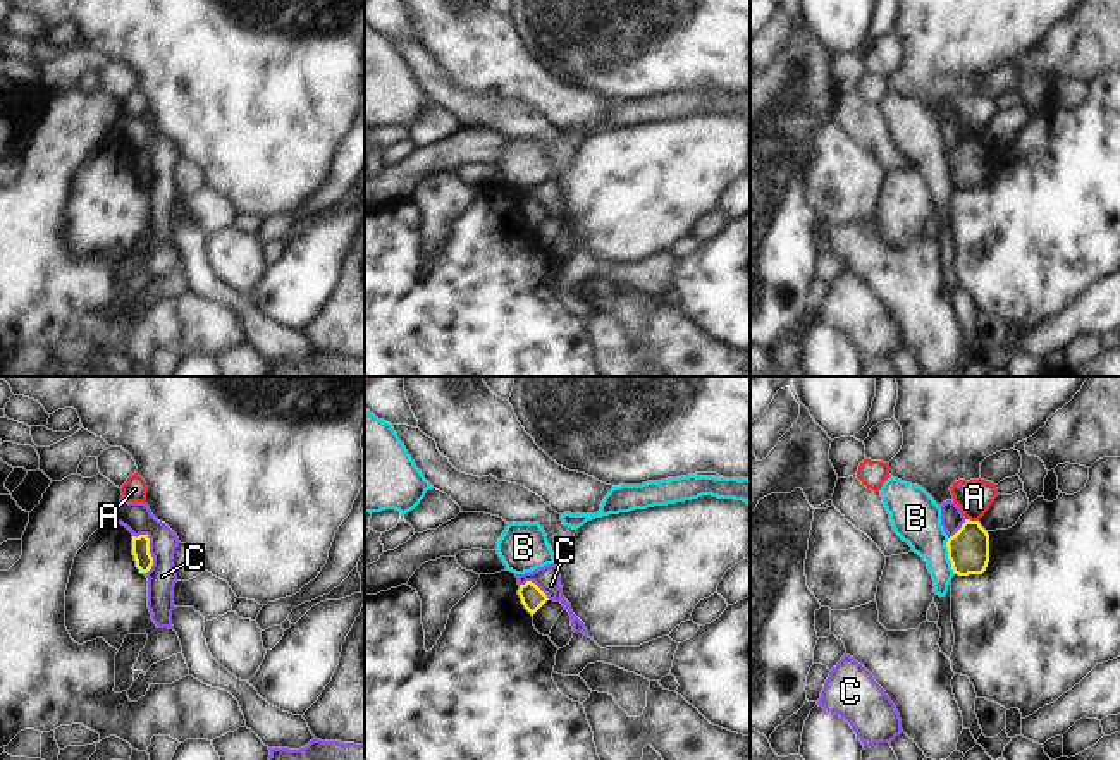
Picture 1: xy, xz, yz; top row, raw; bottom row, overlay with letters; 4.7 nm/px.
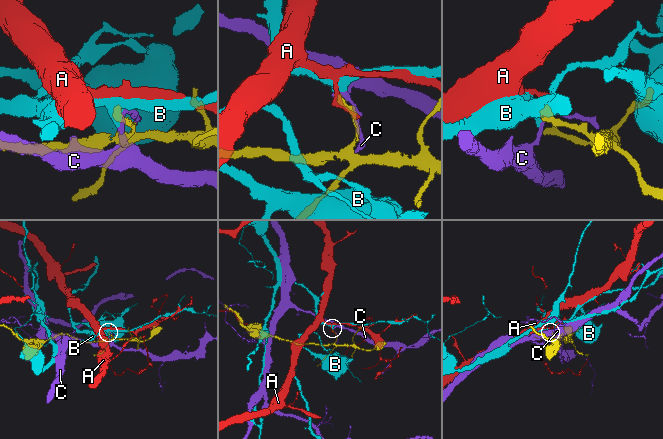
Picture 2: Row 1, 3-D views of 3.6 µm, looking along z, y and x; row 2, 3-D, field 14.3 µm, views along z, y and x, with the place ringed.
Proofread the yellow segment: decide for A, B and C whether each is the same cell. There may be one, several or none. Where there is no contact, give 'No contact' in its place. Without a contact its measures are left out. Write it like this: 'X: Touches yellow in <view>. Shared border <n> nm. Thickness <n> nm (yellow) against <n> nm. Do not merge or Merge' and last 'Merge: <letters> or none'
A: Touches yellow in yz. Shared border 70 nm. Thickness 190 nm (yellow) against 160 nm. Do not merge
B: Touches yellow in yz. Shared border 170 nm. Thickness 190 nm (yellow) against 240 nm. Do not merge
C: Touches yellow in xy. Shared border 200 nm. Thickness 80 nm (yellow) against 140 nm. Do not merge
Merge: none

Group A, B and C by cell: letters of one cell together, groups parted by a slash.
A / B / C

